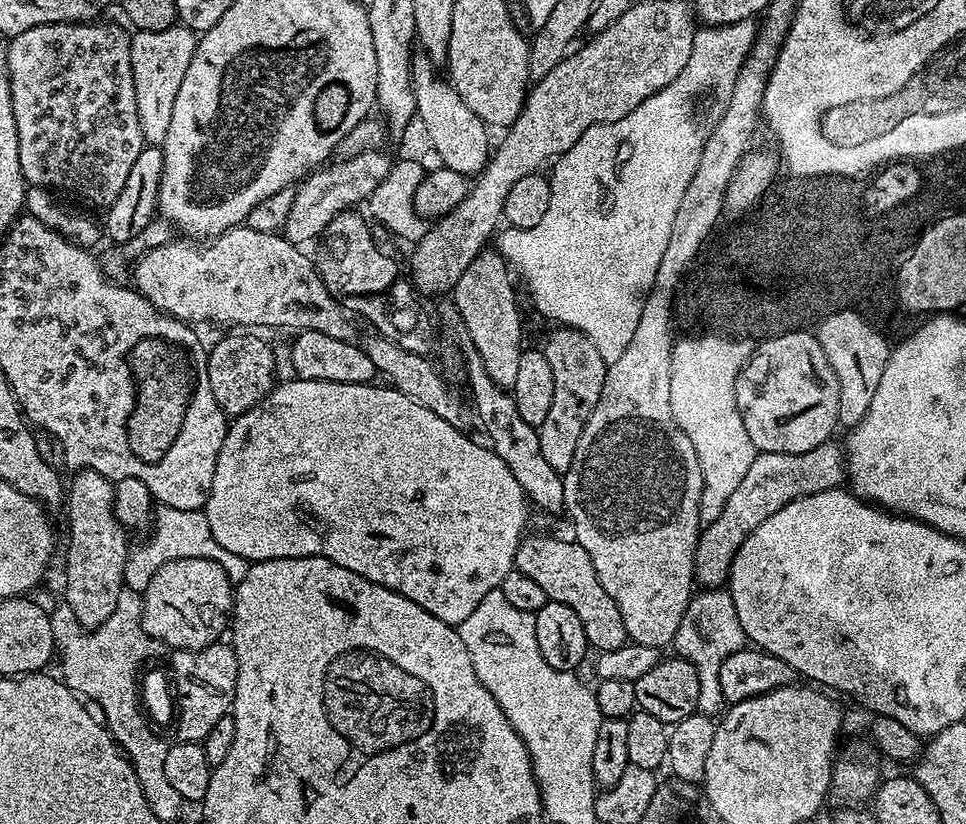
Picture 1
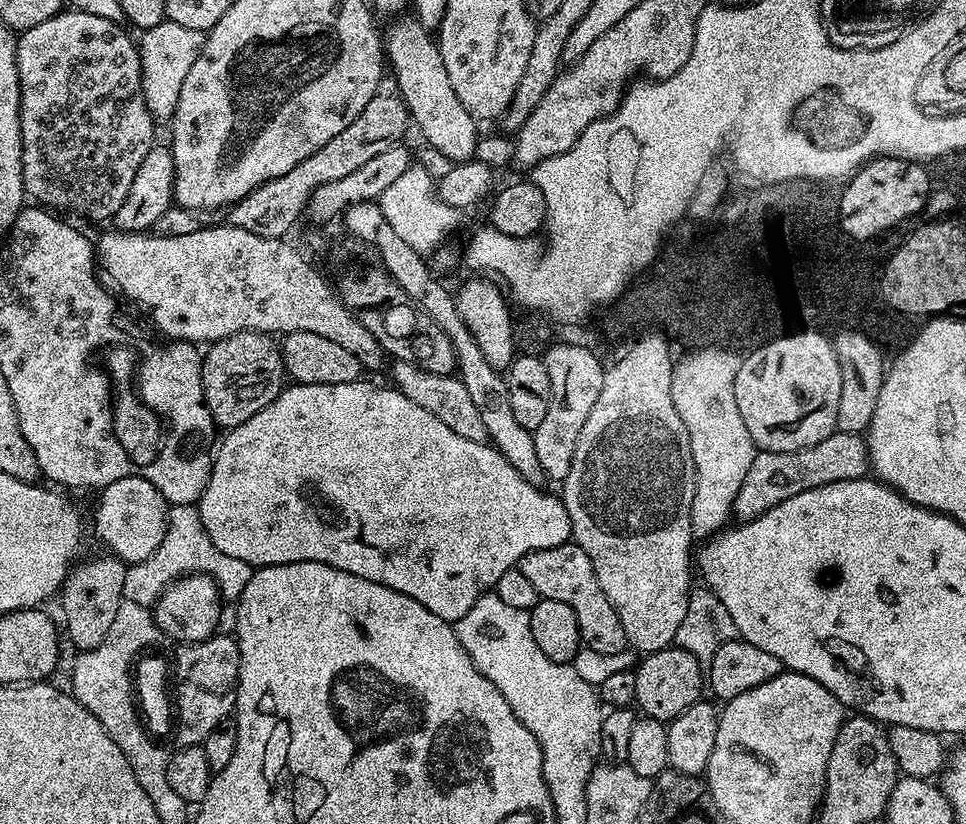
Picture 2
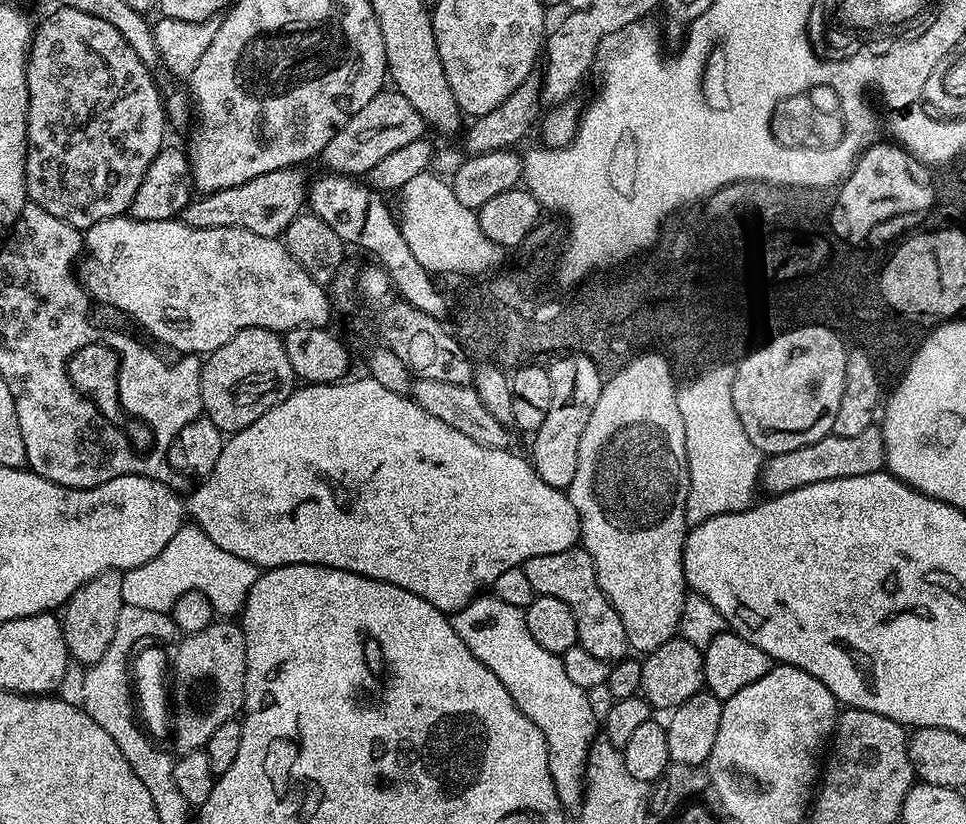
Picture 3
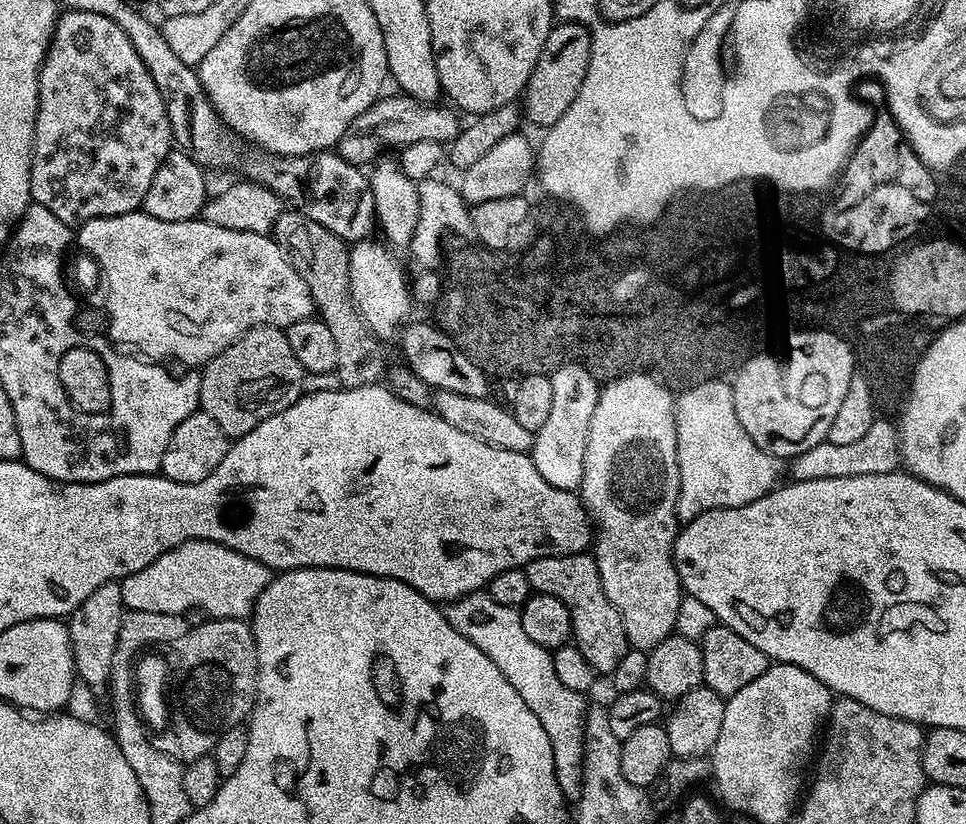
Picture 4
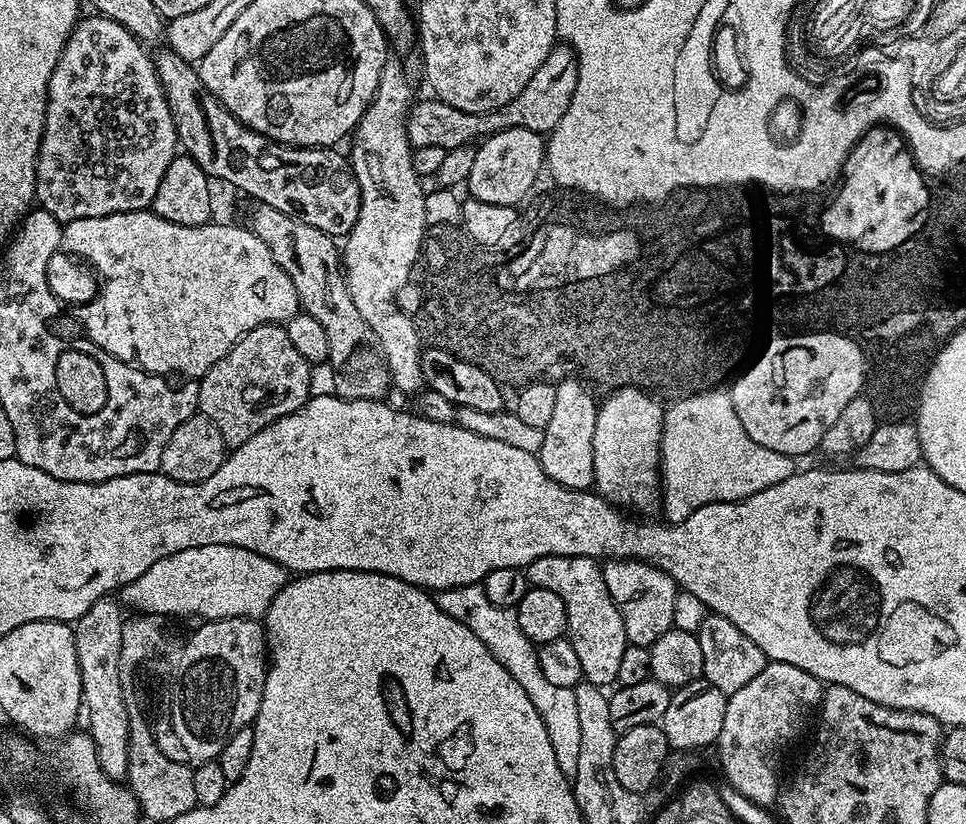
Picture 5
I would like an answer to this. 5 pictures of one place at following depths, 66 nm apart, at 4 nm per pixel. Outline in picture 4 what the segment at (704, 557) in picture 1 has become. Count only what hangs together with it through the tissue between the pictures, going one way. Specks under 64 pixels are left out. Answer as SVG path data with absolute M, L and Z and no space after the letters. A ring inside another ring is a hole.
M876 419L858 442L838 446L828 439L818 446L810 446L802 454L791 457L792 480L813 480L814 478L858 478L862 474L890 474L901 467L900 434L890 421Z

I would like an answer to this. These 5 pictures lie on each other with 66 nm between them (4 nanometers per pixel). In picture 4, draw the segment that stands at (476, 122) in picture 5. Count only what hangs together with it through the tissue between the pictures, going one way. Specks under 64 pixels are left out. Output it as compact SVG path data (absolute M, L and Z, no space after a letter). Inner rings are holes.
M563 21L553 25L522 93L522 112L527 121L529 119L541 128L549 128L562 118L585 81L591 41L591 31L583 24ZM400 92L395 93L396 96L388 95L376 100L346 128L346 133L342 134L336 147L337 155L343 160L366 166L375 161L385 147L399 149L426 141L448 144L461 130L459 115L449 105L446 107L443 104L416 100L413 96L405 96Z

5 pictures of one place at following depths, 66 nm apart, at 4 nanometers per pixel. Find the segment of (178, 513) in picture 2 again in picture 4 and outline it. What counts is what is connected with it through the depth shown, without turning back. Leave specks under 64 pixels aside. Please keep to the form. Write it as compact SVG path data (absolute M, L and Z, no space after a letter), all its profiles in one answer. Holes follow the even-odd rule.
M187 540L154 558L138 574L119 581L119 586L128 612L150 610L179 616L197 608L214 620L242 620L251 617L252 605L258 594L266 590L269 579L270 569L265 564L238 554L238 550L230 550L213 540Z

